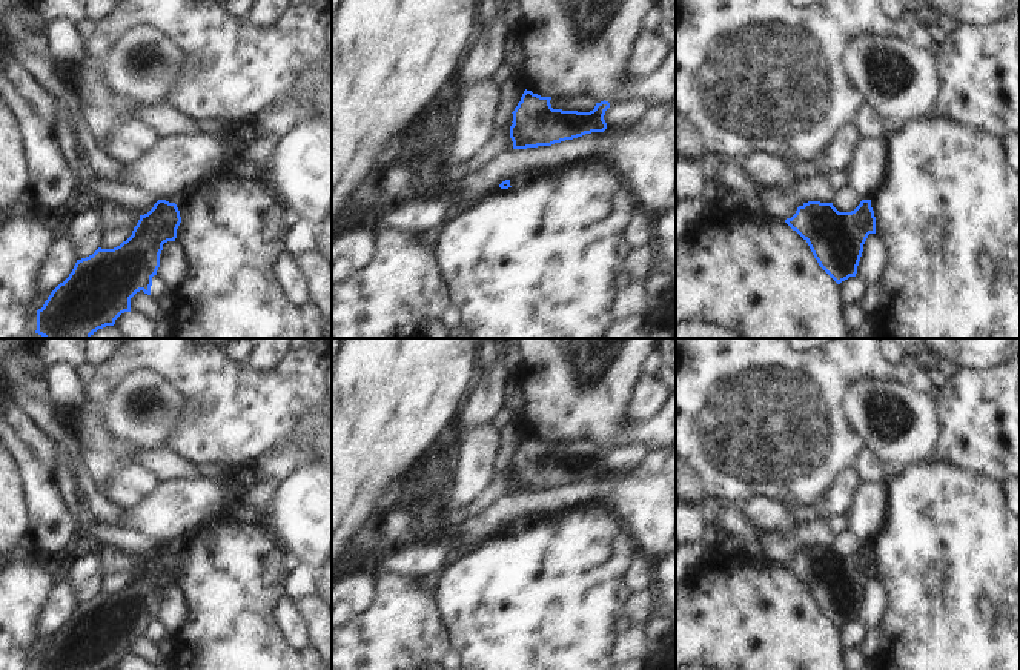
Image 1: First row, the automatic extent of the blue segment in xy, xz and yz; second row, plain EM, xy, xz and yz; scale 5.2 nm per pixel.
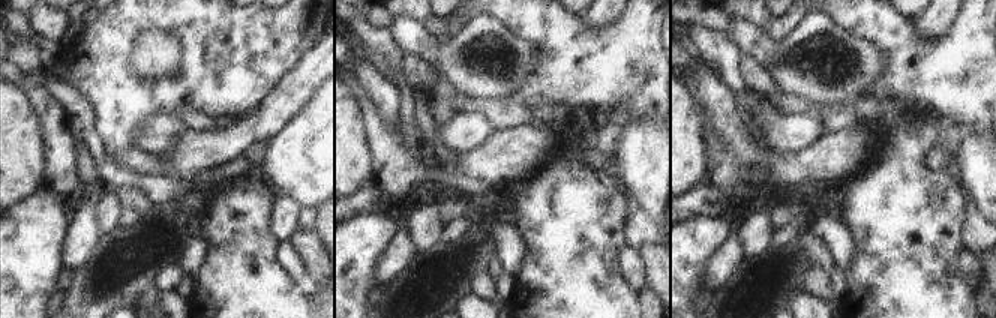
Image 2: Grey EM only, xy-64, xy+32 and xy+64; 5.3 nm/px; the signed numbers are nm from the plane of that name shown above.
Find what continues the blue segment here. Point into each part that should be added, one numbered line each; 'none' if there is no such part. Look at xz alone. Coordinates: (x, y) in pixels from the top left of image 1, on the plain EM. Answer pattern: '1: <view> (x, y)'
none

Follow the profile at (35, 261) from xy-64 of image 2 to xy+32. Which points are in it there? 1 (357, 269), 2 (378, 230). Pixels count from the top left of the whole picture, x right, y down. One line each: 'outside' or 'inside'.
1: inside
2: inside

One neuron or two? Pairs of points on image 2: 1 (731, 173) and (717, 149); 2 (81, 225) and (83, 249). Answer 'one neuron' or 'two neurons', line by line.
1: one neuron
2: one neuron

